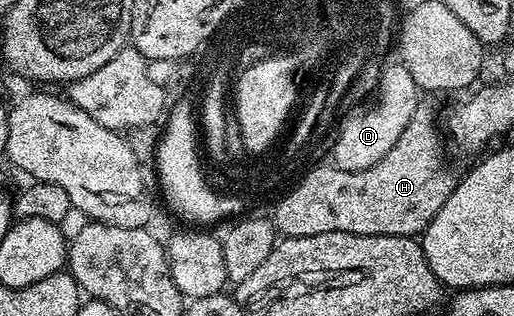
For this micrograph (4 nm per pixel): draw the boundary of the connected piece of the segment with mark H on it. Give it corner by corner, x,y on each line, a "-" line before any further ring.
426,103
419,104
418,110
412,115
412,119
408,119
408,127
404,127
400,139
396,139
396,147
392,147
392,151
388,151
388,155
384,155
384,159
380,159
380,163
372,163
372,167
368,167
364,171
344,171
333,163
327,165
318,165
315,169
310,169
298,181
295,189
290,189
278,201
278,206
274,209
272,220
274,228
282,237
299,237
300,235
321,235
323,231
348,231
352,235
396,235
417,238
428,227
428,223
432,223
432,219
436,215
436,211
440,211
440,207
444,207
444,203
448,199
448,195
452,195
456,184
456,173
446,166
446,161
442,158
442,141
444,145
444,137
440,132
440,125
434,122
434,109

